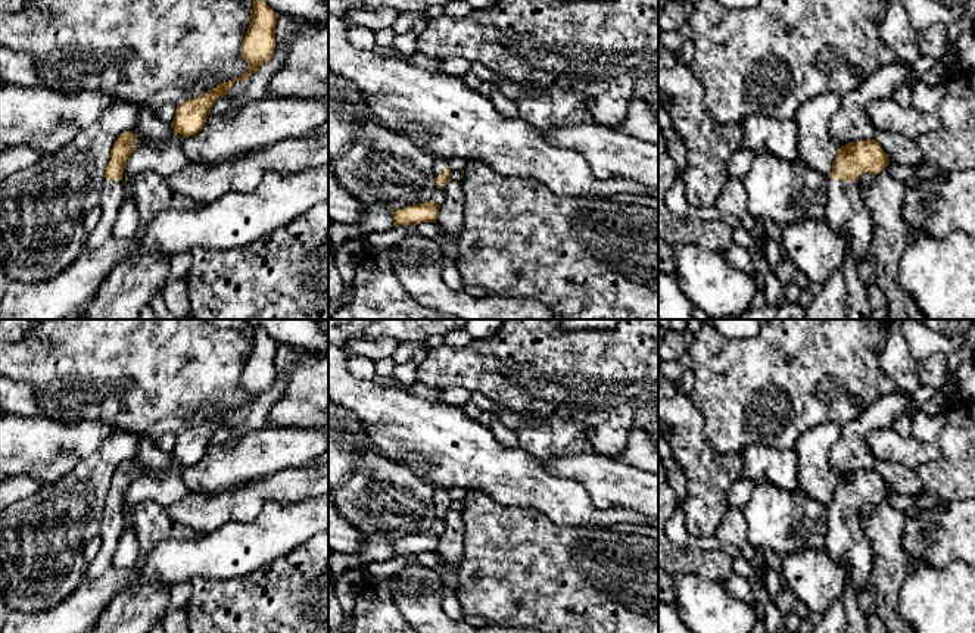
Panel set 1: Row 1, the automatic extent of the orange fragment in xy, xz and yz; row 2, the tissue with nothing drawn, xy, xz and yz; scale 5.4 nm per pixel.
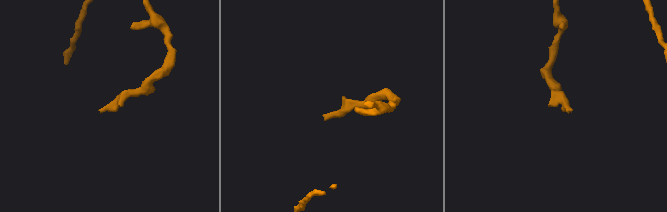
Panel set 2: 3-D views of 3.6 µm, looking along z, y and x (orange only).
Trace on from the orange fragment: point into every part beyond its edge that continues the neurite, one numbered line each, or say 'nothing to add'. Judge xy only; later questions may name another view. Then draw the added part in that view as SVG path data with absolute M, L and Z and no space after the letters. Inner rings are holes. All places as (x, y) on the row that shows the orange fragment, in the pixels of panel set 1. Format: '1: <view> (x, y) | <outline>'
1: xy (111, 199) | M105 178L99 208L102 216L96 228L87 234L87 246L100 247L113 236L113 227L124 203L124 194L121 191L121 181Z

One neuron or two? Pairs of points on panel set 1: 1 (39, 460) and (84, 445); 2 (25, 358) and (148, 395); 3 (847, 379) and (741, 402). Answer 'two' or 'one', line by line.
1: one
2: one
3: one

